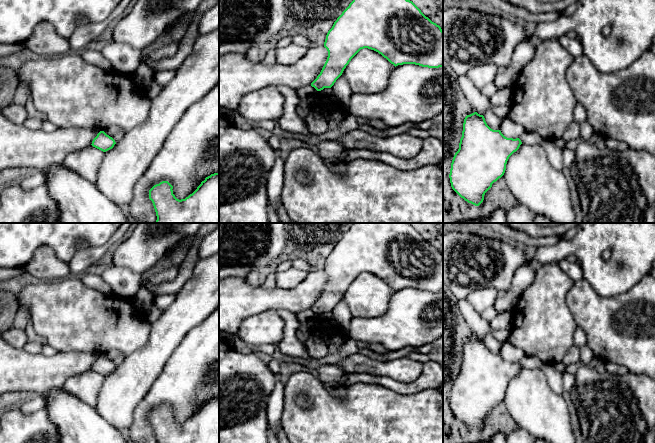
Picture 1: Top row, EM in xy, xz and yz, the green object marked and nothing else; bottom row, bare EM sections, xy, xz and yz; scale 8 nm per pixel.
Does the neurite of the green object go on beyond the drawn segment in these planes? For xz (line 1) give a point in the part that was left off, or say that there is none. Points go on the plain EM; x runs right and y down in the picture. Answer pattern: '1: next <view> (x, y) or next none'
1: next none

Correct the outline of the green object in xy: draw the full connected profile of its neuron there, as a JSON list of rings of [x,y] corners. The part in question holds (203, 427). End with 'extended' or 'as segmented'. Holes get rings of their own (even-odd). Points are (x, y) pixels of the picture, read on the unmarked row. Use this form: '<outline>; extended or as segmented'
[[[219,396],[206,401],[185,423],[177,423],[172,413],[168,405],[162,405],[149,414],[157,443],[219,443]]]; as segmented

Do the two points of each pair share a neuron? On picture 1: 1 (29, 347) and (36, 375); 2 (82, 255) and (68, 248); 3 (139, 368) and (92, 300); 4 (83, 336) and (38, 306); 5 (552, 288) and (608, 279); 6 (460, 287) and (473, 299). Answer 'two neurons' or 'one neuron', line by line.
1: two neurons
2: two neurons
3: two neurons
4: one neuron
5: two neurons
6: two neurons

